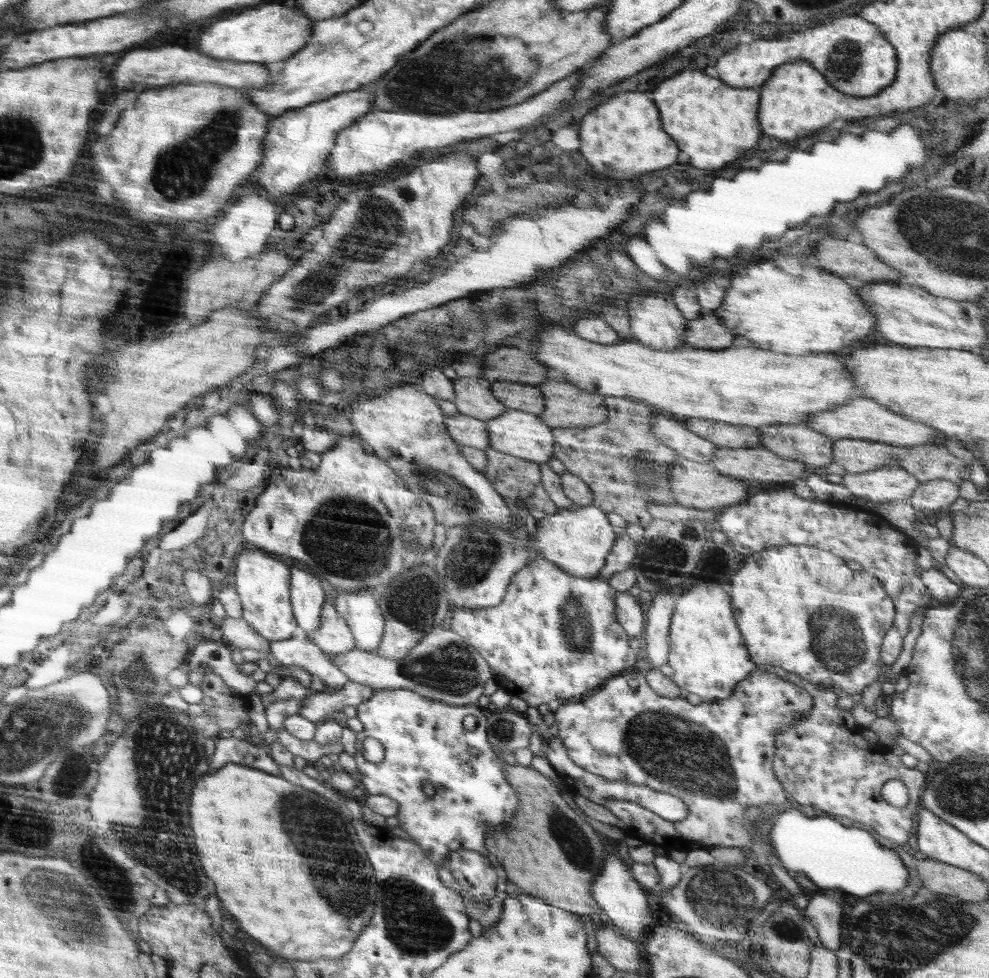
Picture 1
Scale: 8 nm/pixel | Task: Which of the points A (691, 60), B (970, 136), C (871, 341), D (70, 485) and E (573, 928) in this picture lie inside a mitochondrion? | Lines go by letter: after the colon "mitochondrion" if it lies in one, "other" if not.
A: other
B: other
C: other
D: other
E: other

